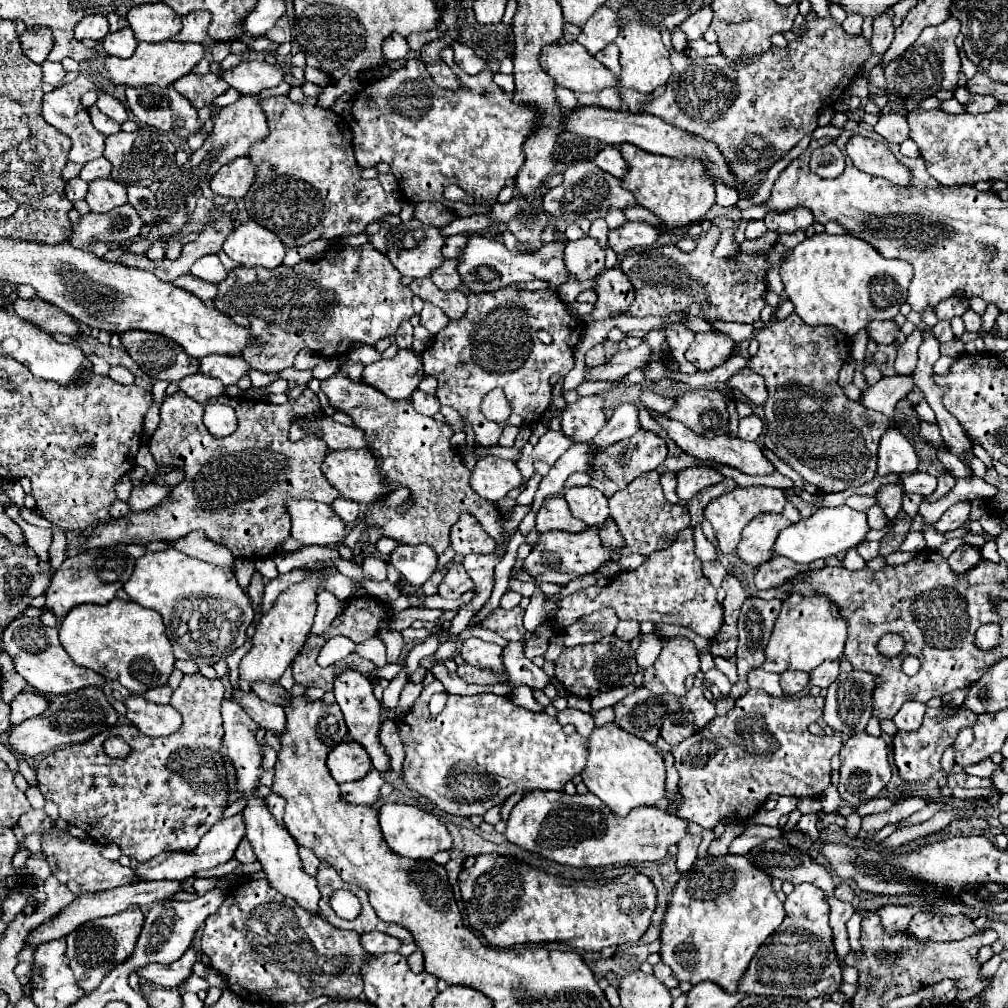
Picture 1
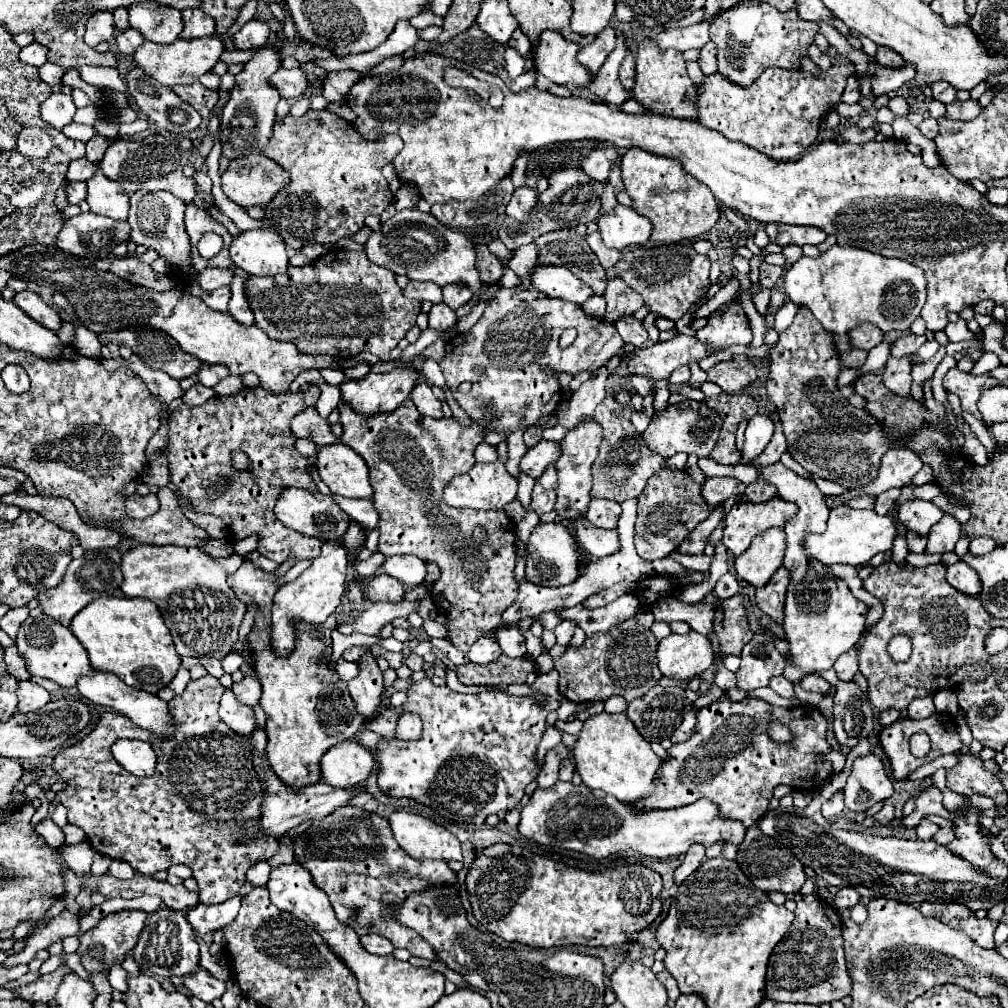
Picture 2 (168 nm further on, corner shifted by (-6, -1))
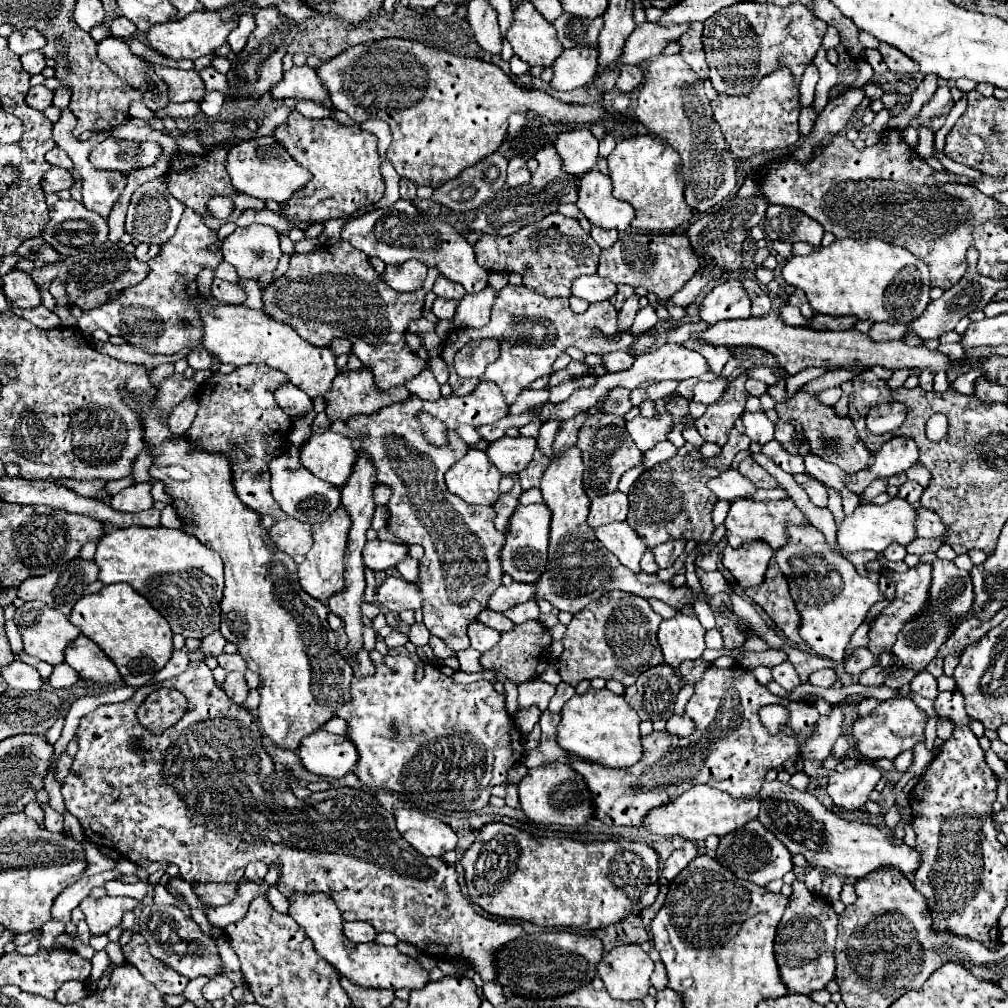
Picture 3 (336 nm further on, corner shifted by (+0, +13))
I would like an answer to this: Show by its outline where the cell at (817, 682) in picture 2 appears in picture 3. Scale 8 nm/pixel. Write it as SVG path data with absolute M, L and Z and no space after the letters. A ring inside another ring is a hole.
M819 669L809 675L809 683L815 687L833 687L837 683L837 675L833 669Z

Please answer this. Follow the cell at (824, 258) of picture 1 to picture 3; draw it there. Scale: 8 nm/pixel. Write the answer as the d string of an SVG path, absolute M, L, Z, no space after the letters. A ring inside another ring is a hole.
M837 239L833 245L819 247L811 255L791 257L785 263L781 275L785 283L803 289L805 295L809 297L809 305L813 307L813 311L823 315L835 315L835 317L853 315L857 319L869 319L869 321L911 323L931 303L929 299L931 279L927 265L907 249L889 245L881 239Z

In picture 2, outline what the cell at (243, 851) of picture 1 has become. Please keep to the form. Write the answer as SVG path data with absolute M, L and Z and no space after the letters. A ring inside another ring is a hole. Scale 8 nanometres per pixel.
M259 861L247 871L247 881L253 883L253 887L263 887L269 881L269 873L271 865L267 861Z

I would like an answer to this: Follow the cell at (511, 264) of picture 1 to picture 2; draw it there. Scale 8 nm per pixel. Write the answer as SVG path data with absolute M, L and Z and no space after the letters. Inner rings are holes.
M531 267L529 271L529 279L531 279L531 287L537 291L545 291L545 295L549 297L559 297L571 303L581 305L585 299L589 299L593 295L591 287L587 287L587 283L583 283L579 277L575 277L567 267Z

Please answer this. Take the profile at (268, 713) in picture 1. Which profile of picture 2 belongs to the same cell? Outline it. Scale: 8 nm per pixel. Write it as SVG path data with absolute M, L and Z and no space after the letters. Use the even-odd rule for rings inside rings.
M245 677L243 681L233 683L231 691L239 699L239 703L249 705L249 707L255 707L261 699L261 683L257 677Z

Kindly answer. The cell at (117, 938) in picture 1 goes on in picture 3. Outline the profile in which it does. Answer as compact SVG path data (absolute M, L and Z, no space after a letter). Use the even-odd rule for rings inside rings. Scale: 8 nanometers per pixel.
M85 897L81 901L81 911L85 913L85 921L93 935L103 935L111 927L117 927L127 911L137 907L137 901L131 897Z

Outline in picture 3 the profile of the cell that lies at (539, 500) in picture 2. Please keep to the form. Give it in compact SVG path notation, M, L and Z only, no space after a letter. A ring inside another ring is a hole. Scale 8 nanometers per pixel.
M537 451L533 455L533 461L519 473L519 481L521 481L521 489L531 489L531 487L539 487L541 477L545 473L545 469L549 467L551 457L543 455L541 451Z

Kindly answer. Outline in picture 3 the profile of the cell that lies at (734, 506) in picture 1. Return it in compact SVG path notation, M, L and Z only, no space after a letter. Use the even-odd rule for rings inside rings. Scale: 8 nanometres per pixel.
M737 499L731 503L731 511L725 519L727 527L727 541L731 547L743 547L745 543L751 541L765 541L771 545L775 551L785 545L787 533L785 529L789 525L809 525L807 517L801 513L801 509L793 503L793 499L783 499L783 501L751 501L751 499Z

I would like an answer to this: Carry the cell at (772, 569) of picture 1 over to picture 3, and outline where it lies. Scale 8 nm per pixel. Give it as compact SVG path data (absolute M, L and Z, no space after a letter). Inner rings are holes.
M775 559L769 561L765 581L757 587L747 589L745 595L763 607L763 611L785 633L787 639L791 639L793 643L803 643L799 637L801 617L797 613L797 607L795 607L791 595L789 595L789 585L785 581L785 575L781 573Z

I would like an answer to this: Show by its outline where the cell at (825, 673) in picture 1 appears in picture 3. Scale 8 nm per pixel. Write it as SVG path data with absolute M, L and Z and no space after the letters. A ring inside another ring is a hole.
M857 649L851 657L845 657L843 661L843 669L849 673L849 675L861 675L865 669L877 665L877 657L869 651L869 649Z

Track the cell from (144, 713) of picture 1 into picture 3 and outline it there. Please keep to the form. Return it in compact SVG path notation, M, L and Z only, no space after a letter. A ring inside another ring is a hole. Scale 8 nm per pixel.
M79 635L73 645L65 649L65 663L71 665L81 675L81 679L97 685L121 681L113 661L109 661L109 657L105 657L105 653L83 635Z

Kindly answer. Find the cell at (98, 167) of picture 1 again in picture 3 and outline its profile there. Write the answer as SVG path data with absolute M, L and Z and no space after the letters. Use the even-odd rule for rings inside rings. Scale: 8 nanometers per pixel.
M55 147L53 151L47 151L45 159L47 159L47 163L51 163L53 167L63 167L63 169L71 169L71 167L73 167L73 161L69 159L69 155L67 155L63 149L59 149L59 147Z

